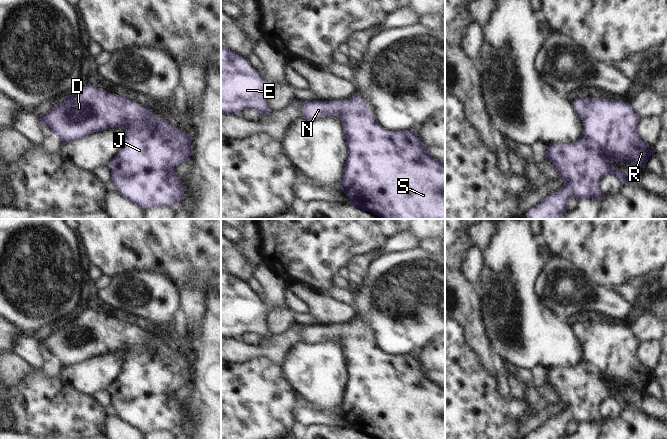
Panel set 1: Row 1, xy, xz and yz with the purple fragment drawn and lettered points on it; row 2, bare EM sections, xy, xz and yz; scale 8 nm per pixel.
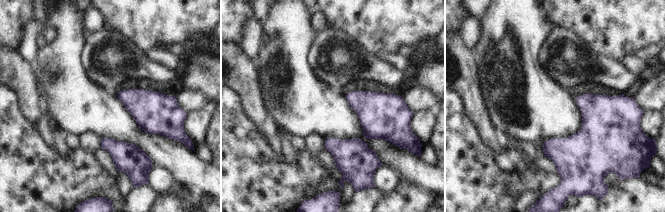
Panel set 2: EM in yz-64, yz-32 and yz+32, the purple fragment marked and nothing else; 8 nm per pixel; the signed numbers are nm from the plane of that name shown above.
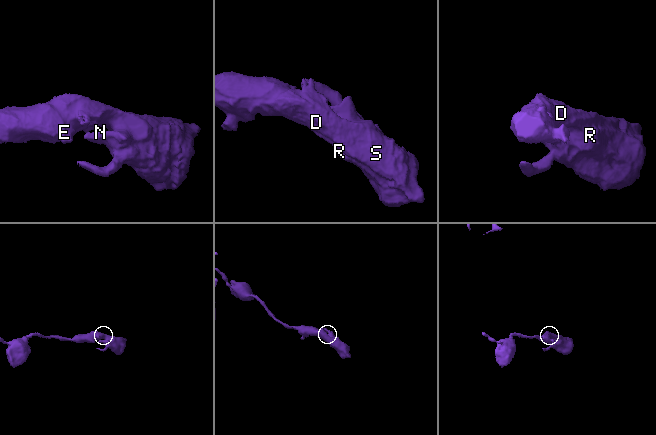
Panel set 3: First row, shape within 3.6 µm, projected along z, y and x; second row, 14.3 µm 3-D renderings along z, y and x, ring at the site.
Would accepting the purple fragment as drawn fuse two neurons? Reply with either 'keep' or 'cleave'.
keep

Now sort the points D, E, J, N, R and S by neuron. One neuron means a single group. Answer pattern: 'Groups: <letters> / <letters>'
Groups: D E J N R S

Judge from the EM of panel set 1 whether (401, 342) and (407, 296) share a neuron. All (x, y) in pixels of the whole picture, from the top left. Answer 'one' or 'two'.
one

